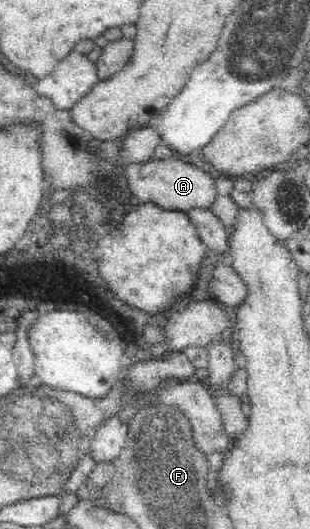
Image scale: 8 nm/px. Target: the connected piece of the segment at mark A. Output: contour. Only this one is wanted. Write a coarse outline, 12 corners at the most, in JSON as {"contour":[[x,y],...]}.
{"contour":[[179,155],[120,166],[135,199],[210,208],[212,177]]}

